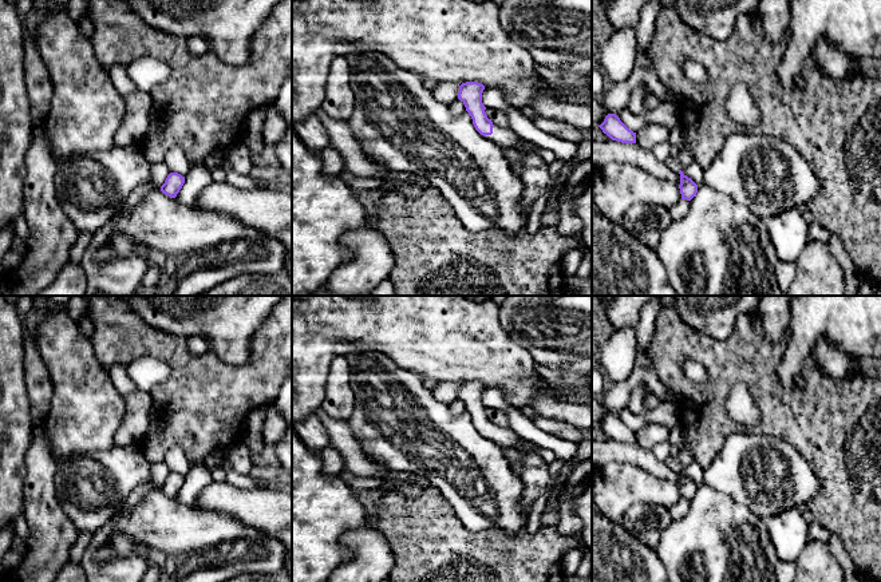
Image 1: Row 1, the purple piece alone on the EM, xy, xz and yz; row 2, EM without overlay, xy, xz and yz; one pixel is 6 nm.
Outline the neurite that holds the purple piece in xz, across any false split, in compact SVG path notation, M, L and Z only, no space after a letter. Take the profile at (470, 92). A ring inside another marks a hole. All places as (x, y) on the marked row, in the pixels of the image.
M466 82L459 86L458 99L465 104L466 111L473 119L475 130L498 144L501 149L511 149L519 153L522 139L510 128L501 128L487 118L482 103L485 86L478 82Z

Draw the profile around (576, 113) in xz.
M540 90L532 107L541 118L592 128L592 106L584 100L557 100L546 90Z

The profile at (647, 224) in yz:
M632 205L623 215L620 225L648 248L656 249L663 231L672 223L664 206Z

